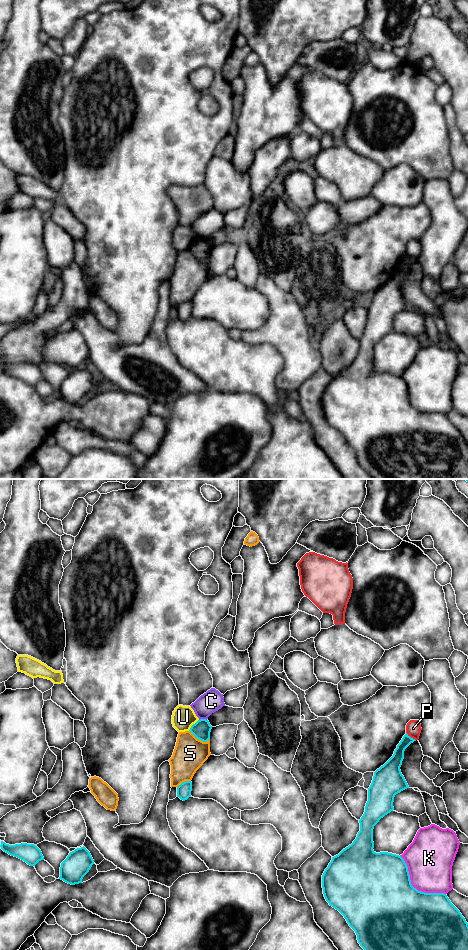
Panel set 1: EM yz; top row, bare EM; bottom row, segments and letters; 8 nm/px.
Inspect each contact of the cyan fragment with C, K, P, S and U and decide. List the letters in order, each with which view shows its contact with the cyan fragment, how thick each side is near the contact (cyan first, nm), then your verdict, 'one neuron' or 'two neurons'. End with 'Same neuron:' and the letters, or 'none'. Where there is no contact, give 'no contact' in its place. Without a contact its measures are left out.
C: contact in yz; calibres 150 and 170 nm; two neurons
K: contact in yz; calibres 500 and 360 nm; two neurons
P: contact in yz; calibres 110 and 130 nm; two neurons
S: contact in yz; calibres 150 and 260 nm; two neurons
U: contact in yz; calibres 150 and 180 nm; two neurons
Same neuron: none

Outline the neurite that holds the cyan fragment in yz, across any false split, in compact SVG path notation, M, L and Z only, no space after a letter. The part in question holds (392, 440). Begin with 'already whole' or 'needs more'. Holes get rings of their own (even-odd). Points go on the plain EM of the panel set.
already whole | M407 253L403 256L393 276L374 292L368 308L368 321L361 339L360 351L351 365L332 377L322 395L322 408L326 421L338 430L355 451L360 466L373 479L452 479L468 472L468 443L460 431L444 413L425 413L411 404L407 384L404 379L388 372L376 373L373 362L373 349L381 338L394 330L396 314L409 308L400 287L405 269L414 261Z

